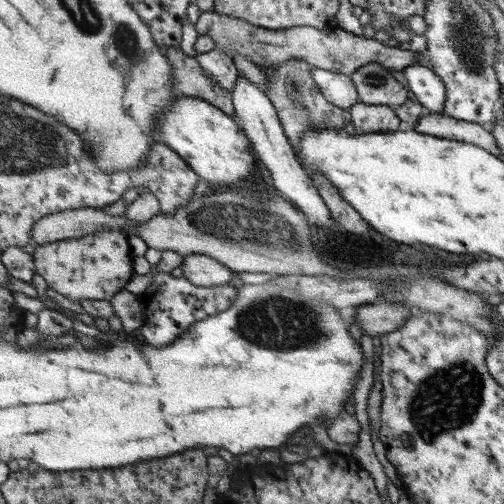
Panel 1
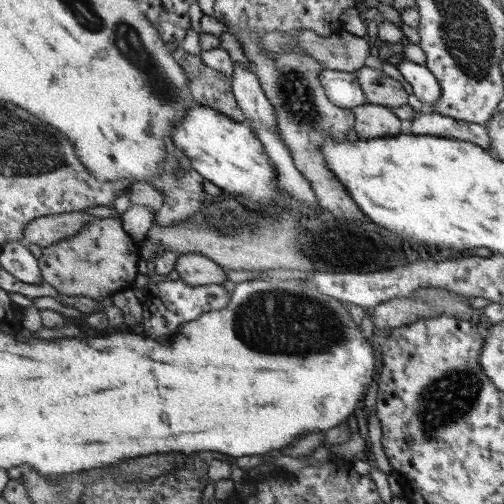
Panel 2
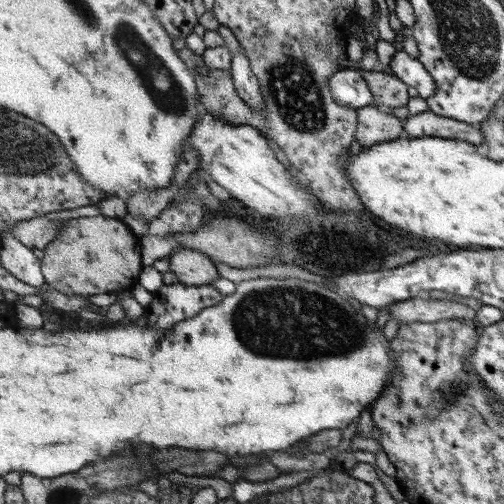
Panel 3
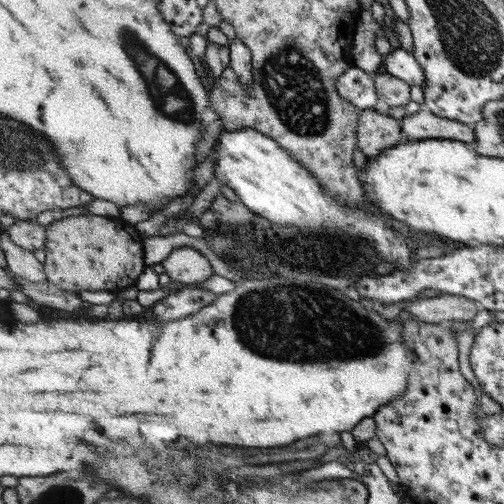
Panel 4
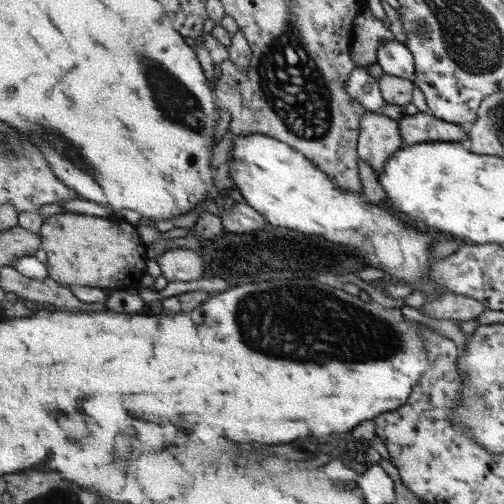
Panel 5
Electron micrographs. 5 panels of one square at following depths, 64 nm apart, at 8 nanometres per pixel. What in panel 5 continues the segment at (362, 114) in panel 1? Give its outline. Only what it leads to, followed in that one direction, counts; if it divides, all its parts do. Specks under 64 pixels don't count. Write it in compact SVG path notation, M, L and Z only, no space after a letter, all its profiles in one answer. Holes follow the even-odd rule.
M365 112L361 122L359 154L377 176L381 176L391 158L405 148L405 138L401 134L401 124L395 118L383 116L381 112Z

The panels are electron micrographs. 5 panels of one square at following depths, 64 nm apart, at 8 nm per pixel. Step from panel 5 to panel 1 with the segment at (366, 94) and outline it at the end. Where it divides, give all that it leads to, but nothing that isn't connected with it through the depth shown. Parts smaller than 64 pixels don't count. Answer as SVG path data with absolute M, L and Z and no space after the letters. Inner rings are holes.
M315 68L313 80L317 80L317 84L321 86L327 100L333 102L335 106L339 106L341 110L351 110L355 104L361 102L361 96L359 96L359 90L353 82L353 76Z

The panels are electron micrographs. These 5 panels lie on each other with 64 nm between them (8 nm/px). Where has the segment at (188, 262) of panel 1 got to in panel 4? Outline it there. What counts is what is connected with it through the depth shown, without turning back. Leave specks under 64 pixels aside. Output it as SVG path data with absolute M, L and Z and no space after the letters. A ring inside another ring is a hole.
M179 248L163 264L167 276L181 284L199 284L215 274L211 262L197 248Z

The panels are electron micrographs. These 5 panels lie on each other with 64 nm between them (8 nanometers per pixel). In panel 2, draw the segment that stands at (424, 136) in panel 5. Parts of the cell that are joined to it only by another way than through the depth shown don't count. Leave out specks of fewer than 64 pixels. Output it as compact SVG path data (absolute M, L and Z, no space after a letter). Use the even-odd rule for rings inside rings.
M437 112L421 114L411 122L411 132L417 136L441 136L461 142L479 144L485 150L493 148L493 138L489 134L489 128L483 124L467 124L465 120L455 120L449 116L441 116Z

